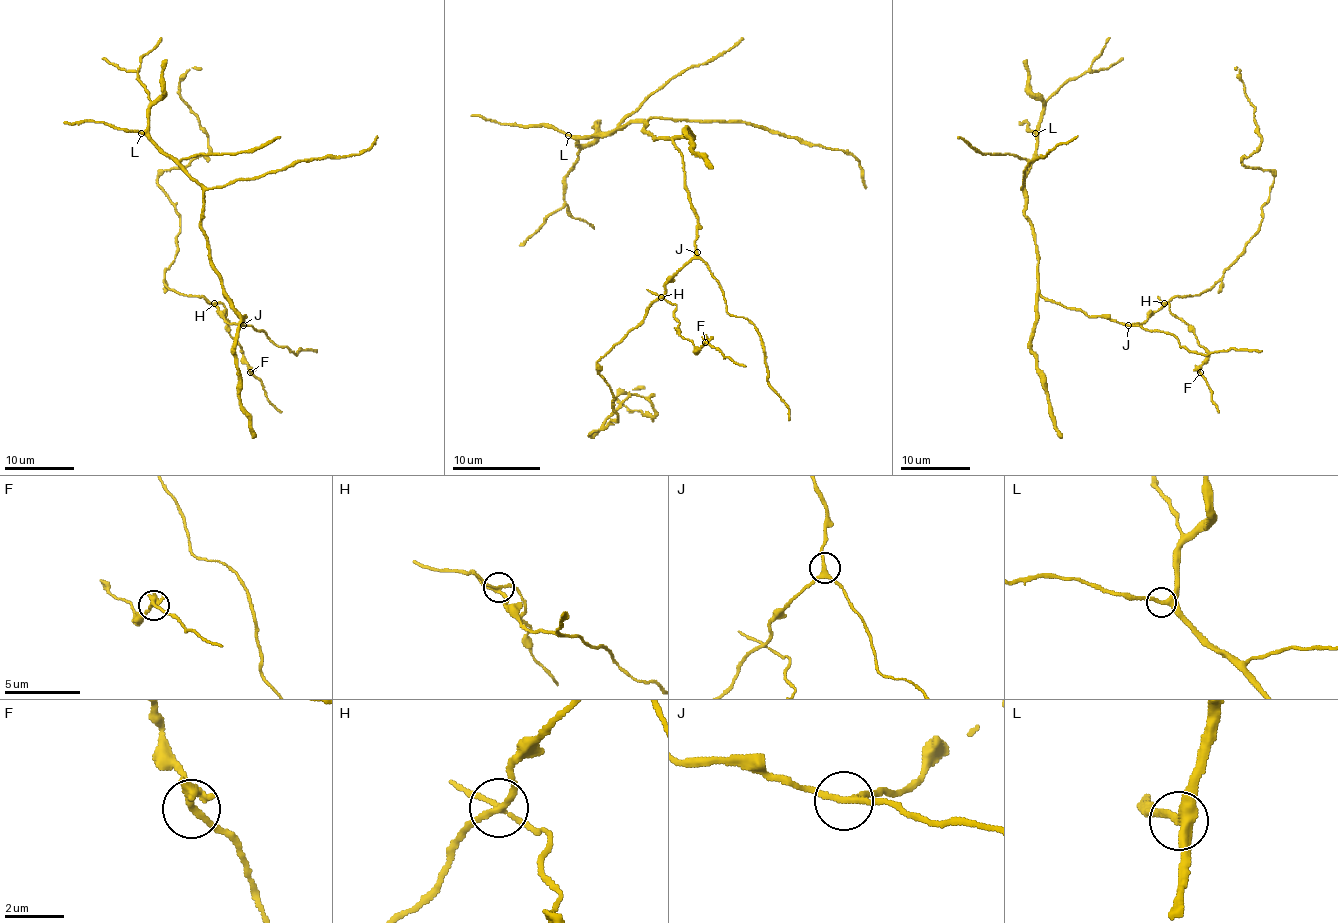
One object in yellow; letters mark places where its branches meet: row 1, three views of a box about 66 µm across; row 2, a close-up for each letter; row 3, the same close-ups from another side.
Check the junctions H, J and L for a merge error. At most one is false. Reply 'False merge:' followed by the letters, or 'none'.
False merge: H

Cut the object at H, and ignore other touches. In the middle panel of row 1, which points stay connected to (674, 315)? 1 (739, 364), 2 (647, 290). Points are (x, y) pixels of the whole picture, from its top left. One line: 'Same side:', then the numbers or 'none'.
Same side: 1, 2

